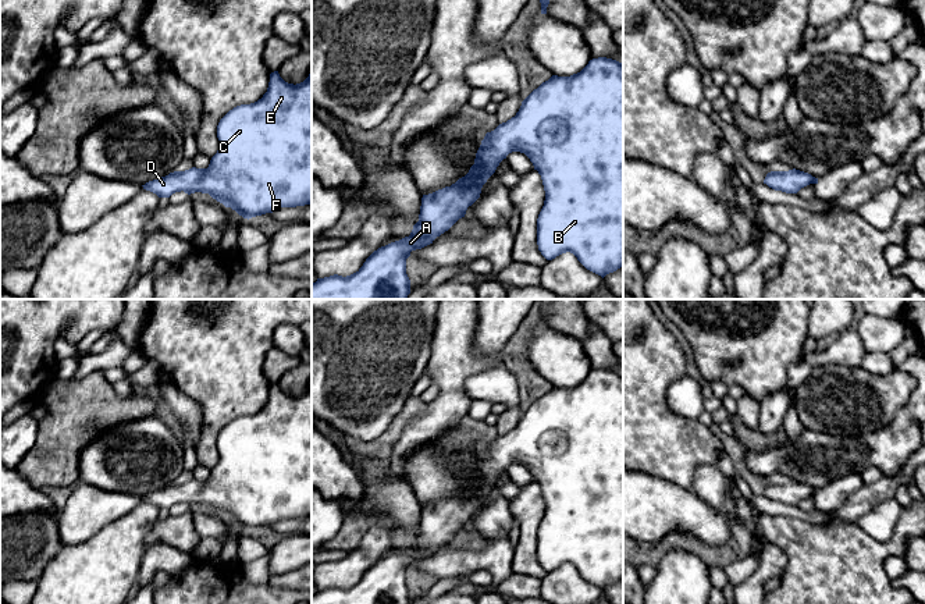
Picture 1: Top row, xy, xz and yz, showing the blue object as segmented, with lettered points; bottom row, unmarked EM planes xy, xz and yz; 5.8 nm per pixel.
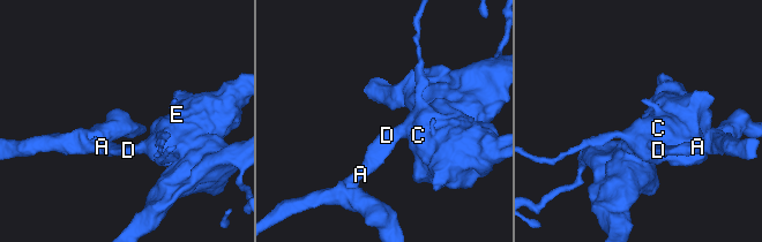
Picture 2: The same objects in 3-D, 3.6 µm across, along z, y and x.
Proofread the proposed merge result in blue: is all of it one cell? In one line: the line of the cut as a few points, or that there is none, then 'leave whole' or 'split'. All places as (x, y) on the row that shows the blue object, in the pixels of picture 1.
no cut; leave whole

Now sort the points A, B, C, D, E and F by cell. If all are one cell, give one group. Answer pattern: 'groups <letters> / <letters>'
groups A B C D E F

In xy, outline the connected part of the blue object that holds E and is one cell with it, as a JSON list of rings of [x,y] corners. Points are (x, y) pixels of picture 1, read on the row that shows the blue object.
[[[312,71],[296,85],[271,72],[263,97],[230,110],[217,125],[217,138],[220,148],[207,168],[174,171],[146,182],[143,189],[159,198],[181,191],[209,193],[248,220],[281,207],[312,205]]]

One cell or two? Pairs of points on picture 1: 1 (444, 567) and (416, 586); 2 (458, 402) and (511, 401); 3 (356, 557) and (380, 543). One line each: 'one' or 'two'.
1: two
2: two
3: one

